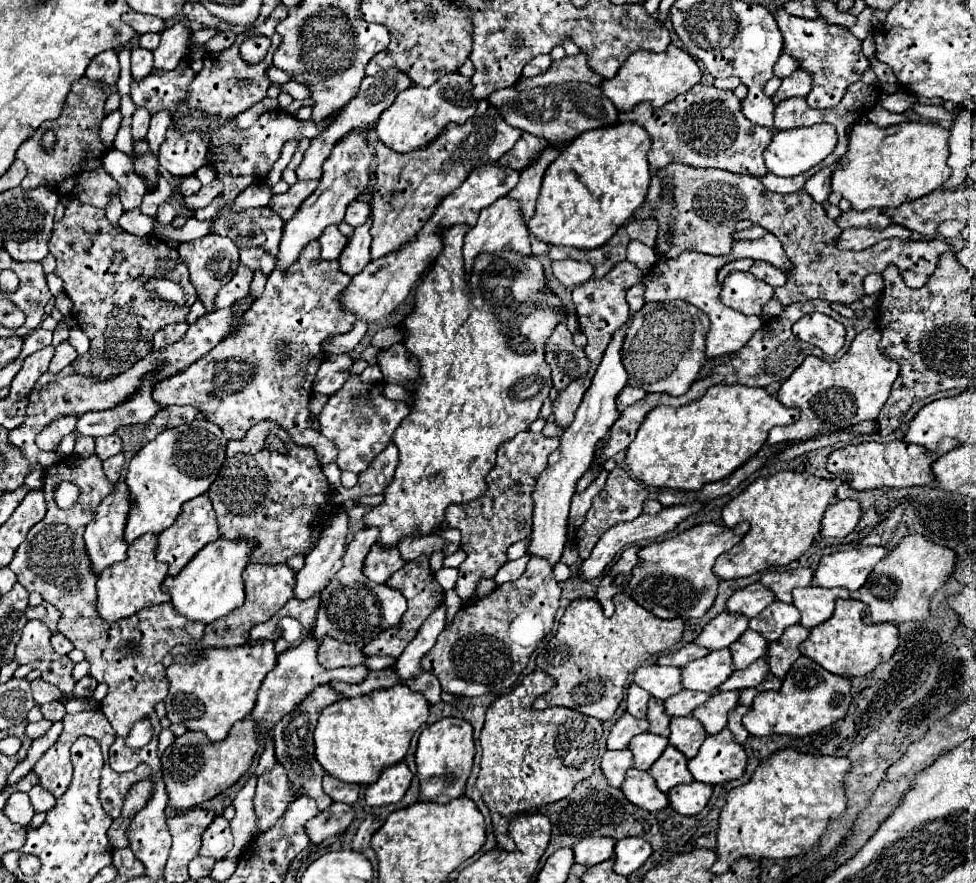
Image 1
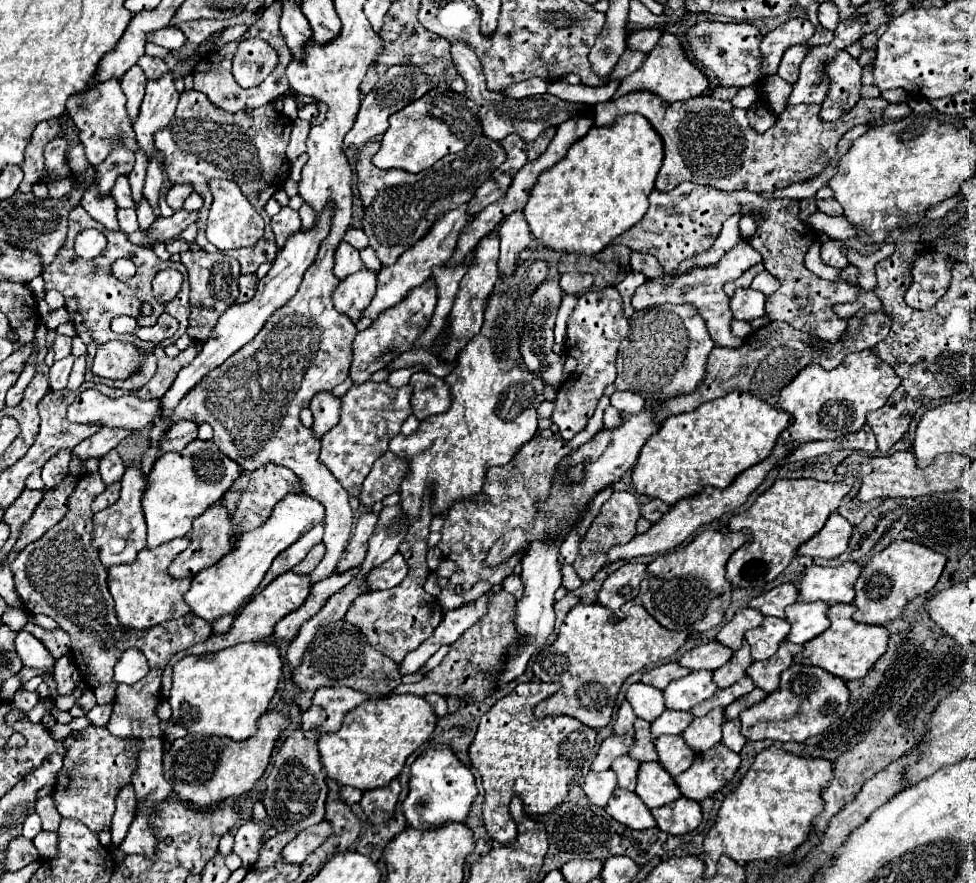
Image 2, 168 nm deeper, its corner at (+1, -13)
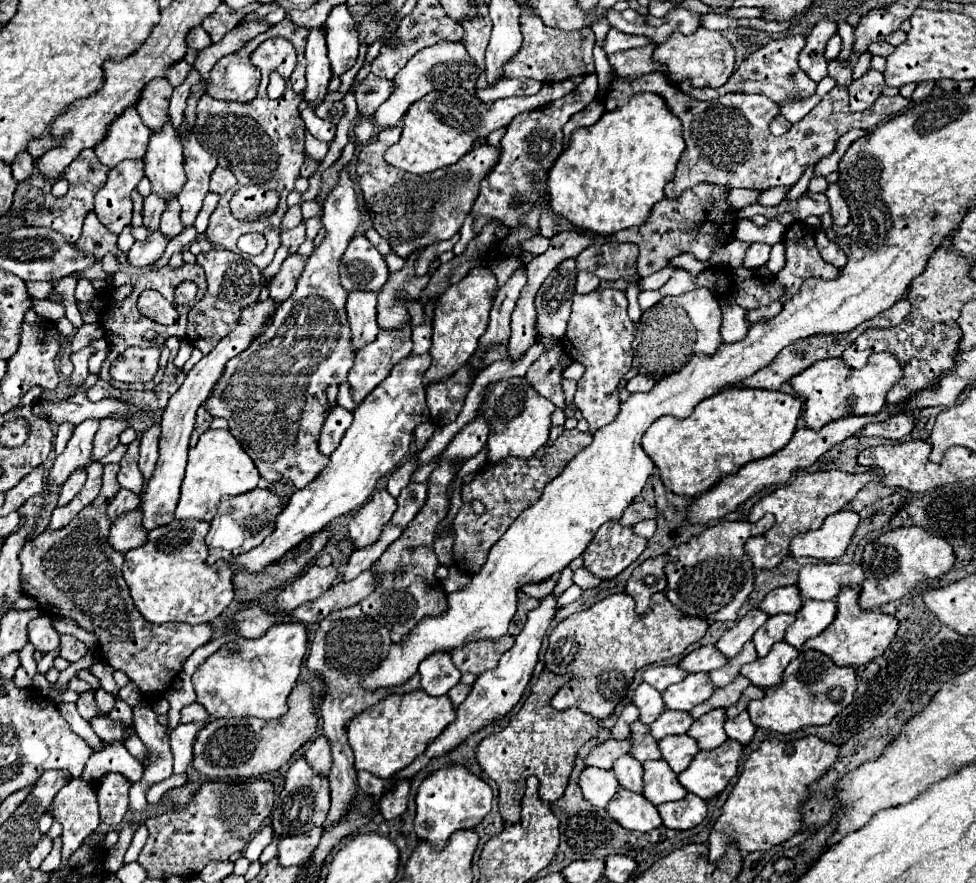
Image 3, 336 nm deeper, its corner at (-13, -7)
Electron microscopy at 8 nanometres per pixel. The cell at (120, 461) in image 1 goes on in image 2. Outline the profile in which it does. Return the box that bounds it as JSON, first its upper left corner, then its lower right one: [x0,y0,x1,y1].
[92,482,120,512]

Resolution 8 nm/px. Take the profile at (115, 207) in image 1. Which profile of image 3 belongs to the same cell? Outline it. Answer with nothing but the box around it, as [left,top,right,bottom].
[118,224,134,252]

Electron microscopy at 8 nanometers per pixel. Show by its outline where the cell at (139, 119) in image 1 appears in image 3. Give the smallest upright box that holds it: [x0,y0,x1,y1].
[144,192,166,230]

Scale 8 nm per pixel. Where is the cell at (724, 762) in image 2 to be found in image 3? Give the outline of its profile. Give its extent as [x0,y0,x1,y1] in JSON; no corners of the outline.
[678,740,744,800]

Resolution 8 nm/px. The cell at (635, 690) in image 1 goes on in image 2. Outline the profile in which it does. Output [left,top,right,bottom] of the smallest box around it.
[612,702,636,736]

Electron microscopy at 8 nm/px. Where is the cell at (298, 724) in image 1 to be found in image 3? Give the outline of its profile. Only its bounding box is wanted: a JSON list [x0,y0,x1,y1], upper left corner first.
[272,756,330,836]

